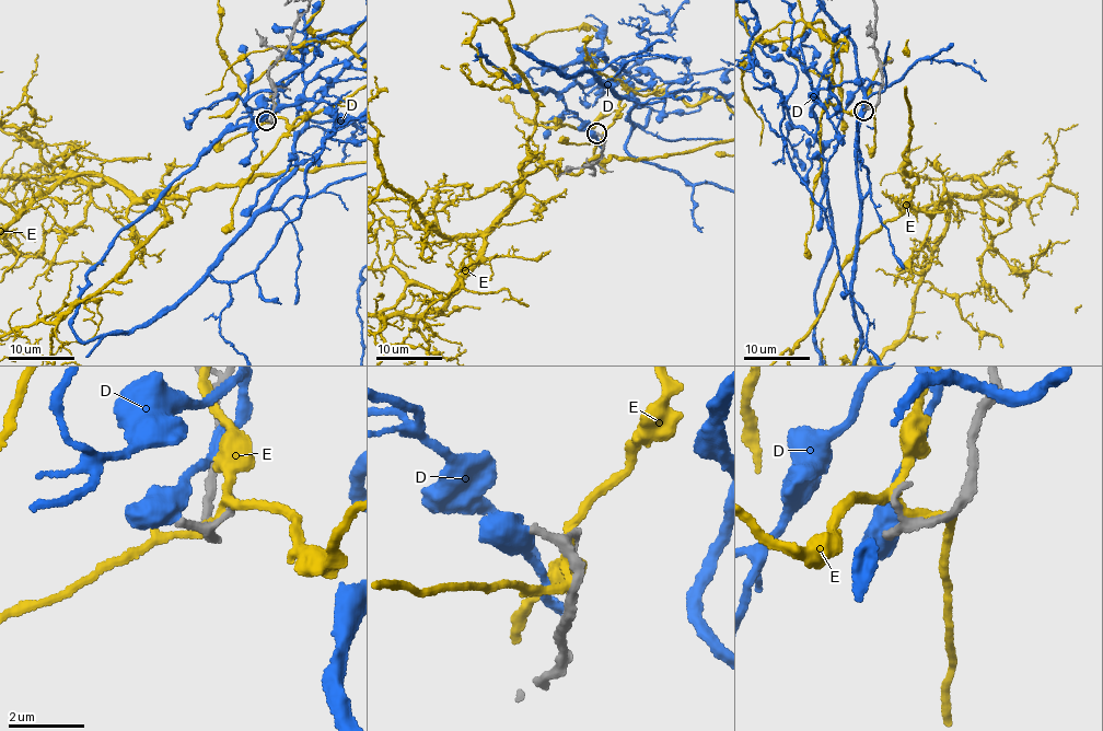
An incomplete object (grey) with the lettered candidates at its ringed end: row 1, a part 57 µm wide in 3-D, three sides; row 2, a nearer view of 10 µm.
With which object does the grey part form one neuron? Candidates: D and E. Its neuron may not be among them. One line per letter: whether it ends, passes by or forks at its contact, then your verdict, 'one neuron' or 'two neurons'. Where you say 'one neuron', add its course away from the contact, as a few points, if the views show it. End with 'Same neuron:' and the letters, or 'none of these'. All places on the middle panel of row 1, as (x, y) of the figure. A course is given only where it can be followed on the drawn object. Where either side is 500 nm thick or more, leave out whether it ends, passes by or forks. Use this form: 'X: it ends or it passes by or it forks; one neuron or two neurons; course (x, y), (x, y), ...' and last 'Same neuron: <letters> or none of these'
D: it passes by; two neurons
E: it forks; two neurons
Same neuron: none of these

